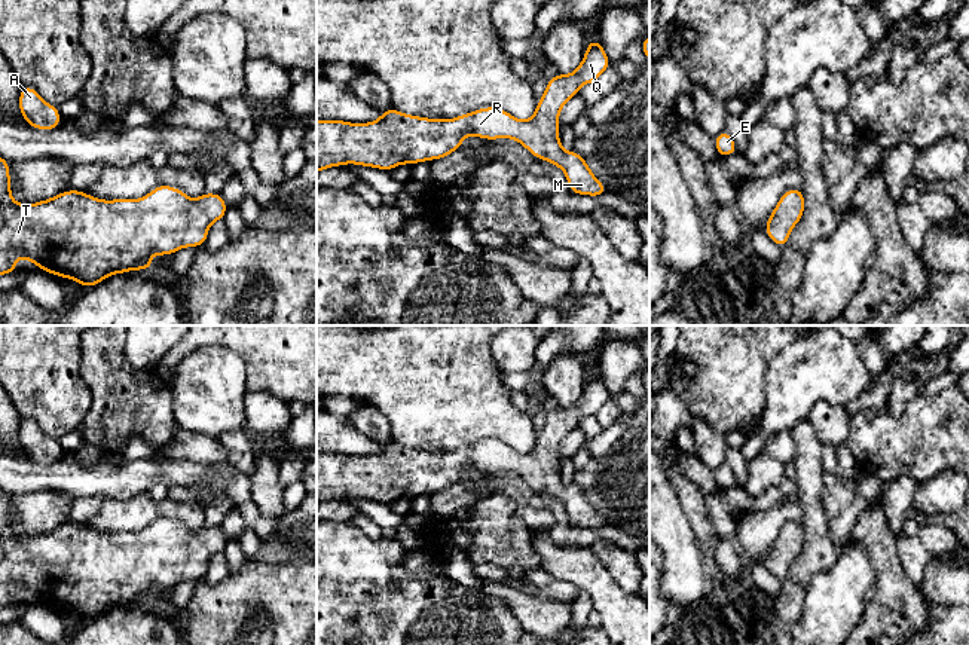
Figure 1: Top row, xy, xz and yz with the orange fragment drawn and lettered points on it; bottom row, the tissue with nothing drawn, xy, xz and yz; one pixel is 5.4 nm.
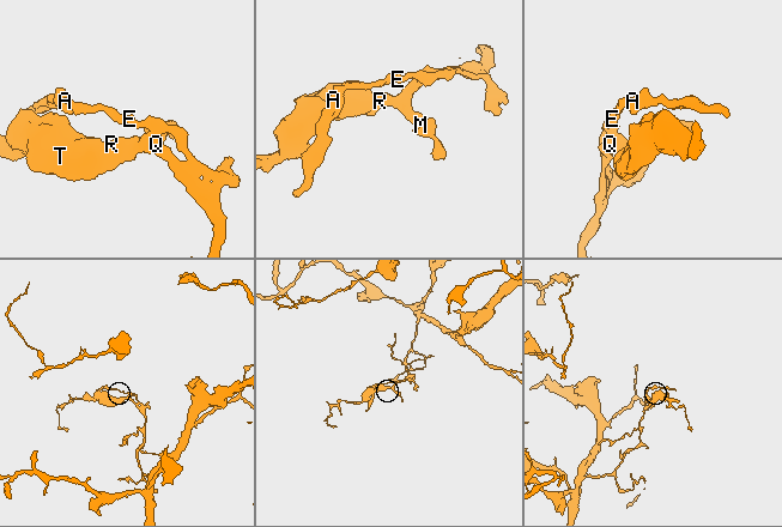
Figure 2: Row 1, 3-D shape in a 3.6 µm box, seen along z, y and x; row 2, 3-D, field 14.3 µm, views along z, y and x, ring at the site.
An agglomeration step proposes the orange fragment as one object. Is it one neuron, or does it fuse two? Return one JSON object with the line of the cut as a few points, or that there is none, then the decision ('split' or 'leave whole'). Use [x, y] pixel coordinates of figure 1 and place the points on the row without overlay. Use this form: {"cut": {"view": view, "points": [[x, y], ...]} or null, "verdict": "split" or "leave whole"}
{"cut": null, "verdict": "leave whole"}

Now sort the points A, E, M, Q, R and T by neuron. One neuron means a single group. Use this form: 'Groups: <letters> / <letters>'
Groups: A E M Q R T

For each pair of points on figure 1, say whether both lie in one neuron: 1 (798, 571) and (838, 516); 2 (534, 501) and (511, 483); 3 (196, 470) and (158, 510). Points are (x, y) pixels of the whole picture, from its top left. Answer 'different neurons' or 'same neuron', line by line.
1: different neurons
2: same neuron
3: different neurons

